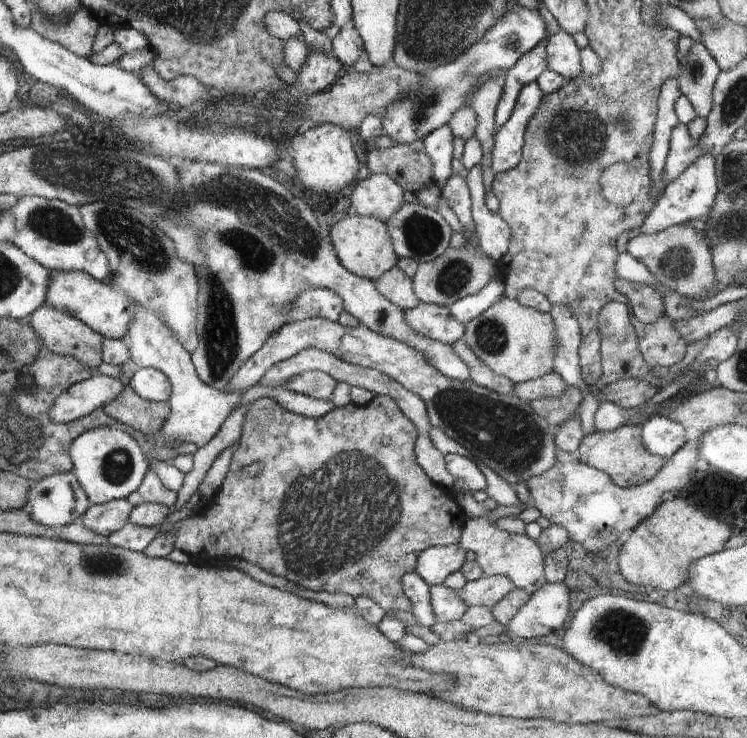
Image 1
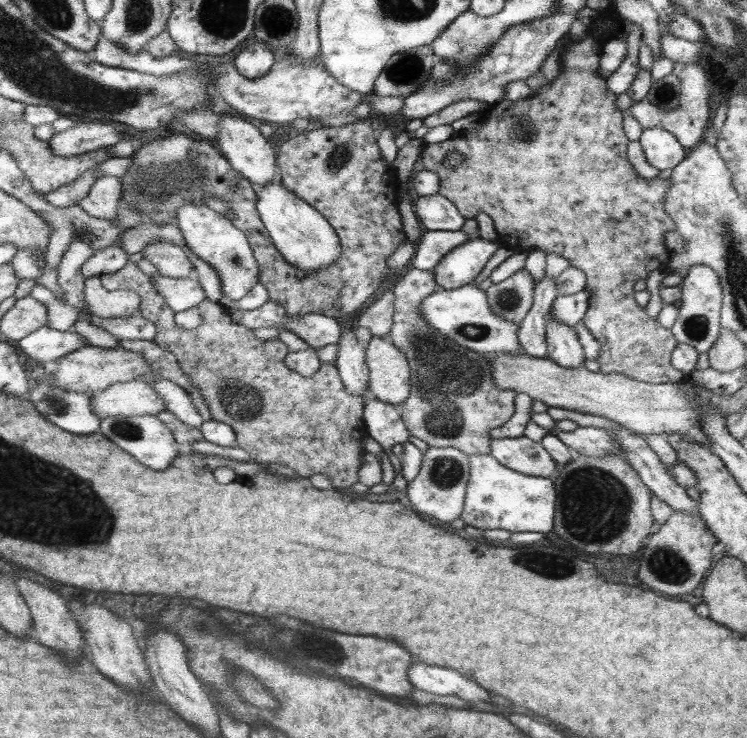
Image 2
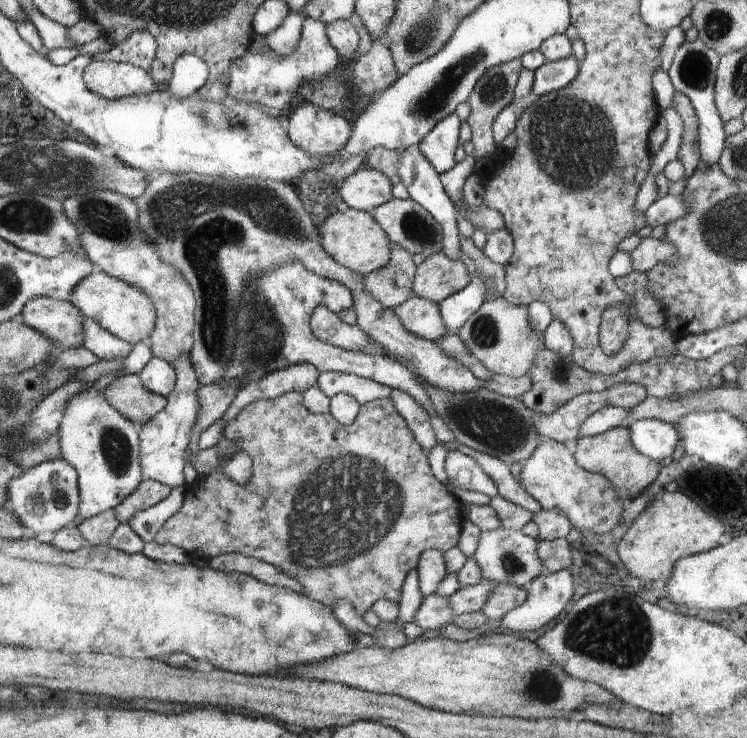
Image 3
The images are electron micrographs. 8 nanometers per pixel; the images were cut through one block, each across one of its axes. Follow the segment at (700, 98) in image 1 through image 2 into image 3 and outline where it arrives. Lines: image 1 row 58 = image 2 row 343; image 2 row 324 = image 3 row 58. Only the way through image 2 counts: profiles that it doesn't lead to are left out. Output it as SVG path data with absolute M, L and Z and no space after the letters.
M696 40L695 42L687 42L682 44L676 52L672 66L668 70L670 81L675 92L680 92L687 96L692 102L692 106L698 116L698 142L700 143L700 162L710 166L719 162L722 150L725 146L726 134L724 131L724 123L720 119L720 114L715 104L715 81L717 78L717 69L721 57L708 48L706 44Z

